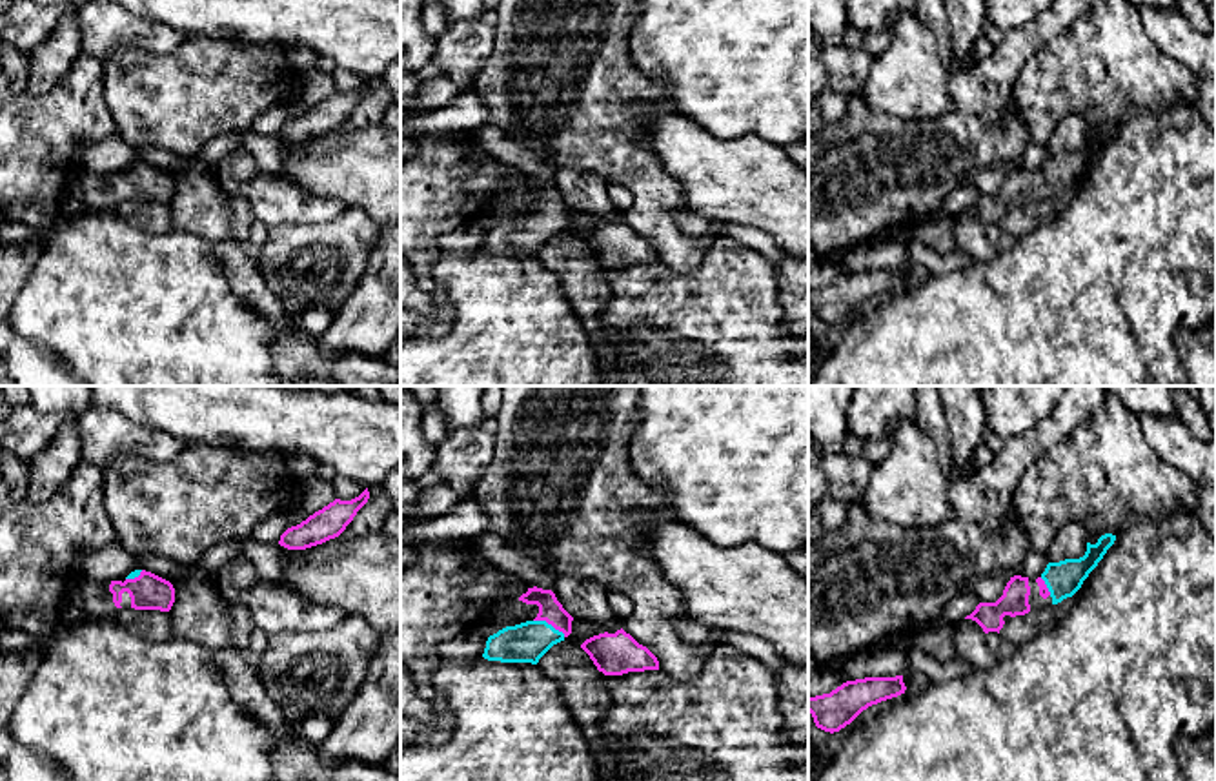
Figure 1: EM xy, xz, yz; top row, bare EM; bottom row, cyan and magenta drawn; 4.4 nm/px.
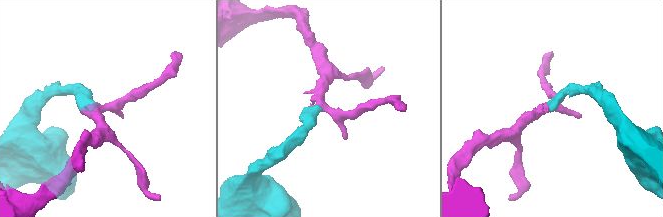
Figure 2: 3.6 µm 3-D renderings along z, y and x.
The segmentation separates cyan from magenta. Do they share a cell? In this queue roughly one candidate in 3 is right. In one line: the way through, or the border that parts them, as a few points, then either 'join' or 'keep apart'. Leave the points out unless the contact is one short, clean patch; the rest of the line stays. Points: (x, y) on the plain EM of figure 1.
across xz (528, 233), (550, 217), (550, 202) | join

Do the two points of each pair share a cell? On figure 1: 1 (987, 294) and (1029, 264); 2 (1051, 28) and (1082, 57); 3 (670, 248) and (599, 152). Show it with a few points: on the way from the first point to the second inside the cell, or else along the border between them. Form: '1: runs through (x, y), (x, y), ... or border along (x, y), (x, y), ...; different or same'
1: runs through (998, 295), (1018, 275); same
2: border along (1078, 19), (1033, 55); different
3: runs through (656, 223), (652, 219), (652, 197), (625, 170); same

